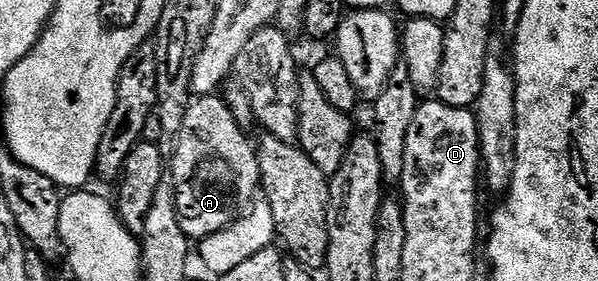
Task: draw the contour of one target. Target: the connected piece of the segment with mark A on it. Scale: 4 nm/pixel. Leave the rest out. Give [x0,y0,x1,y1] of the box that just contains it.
[170,96,260,240]

